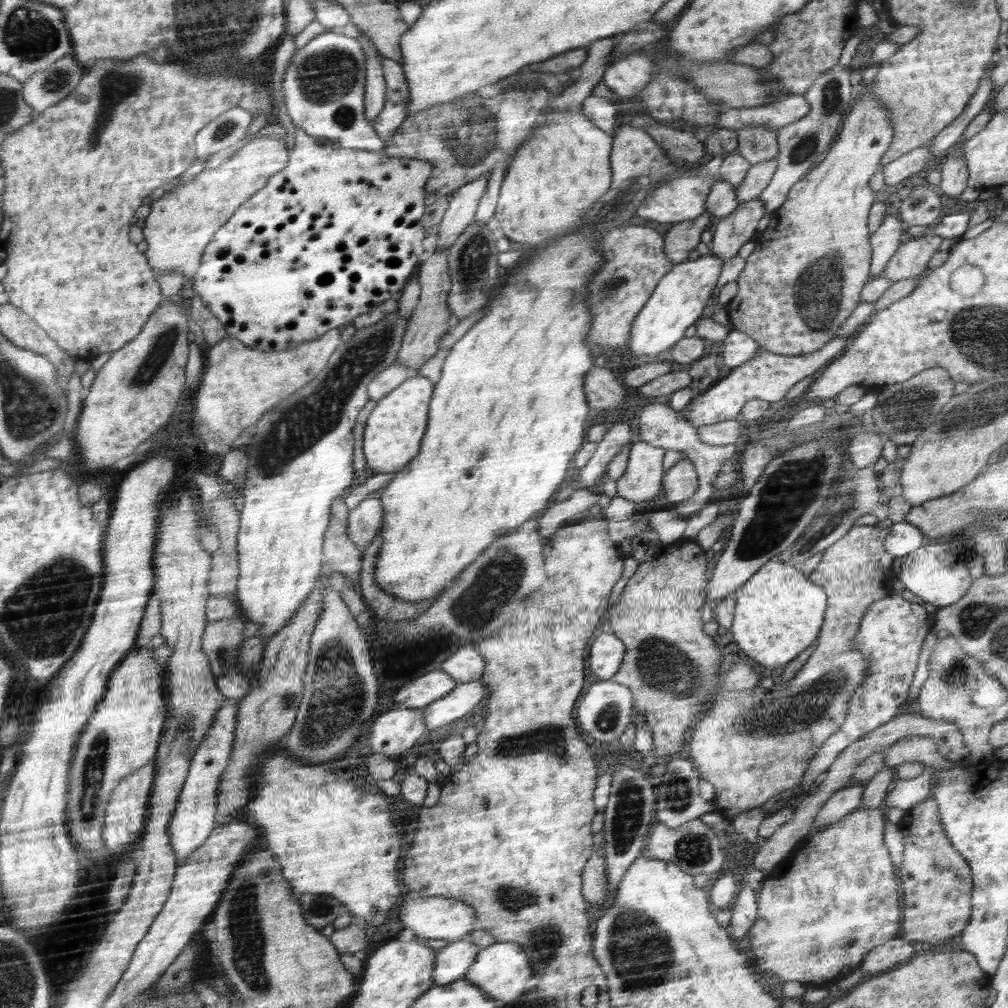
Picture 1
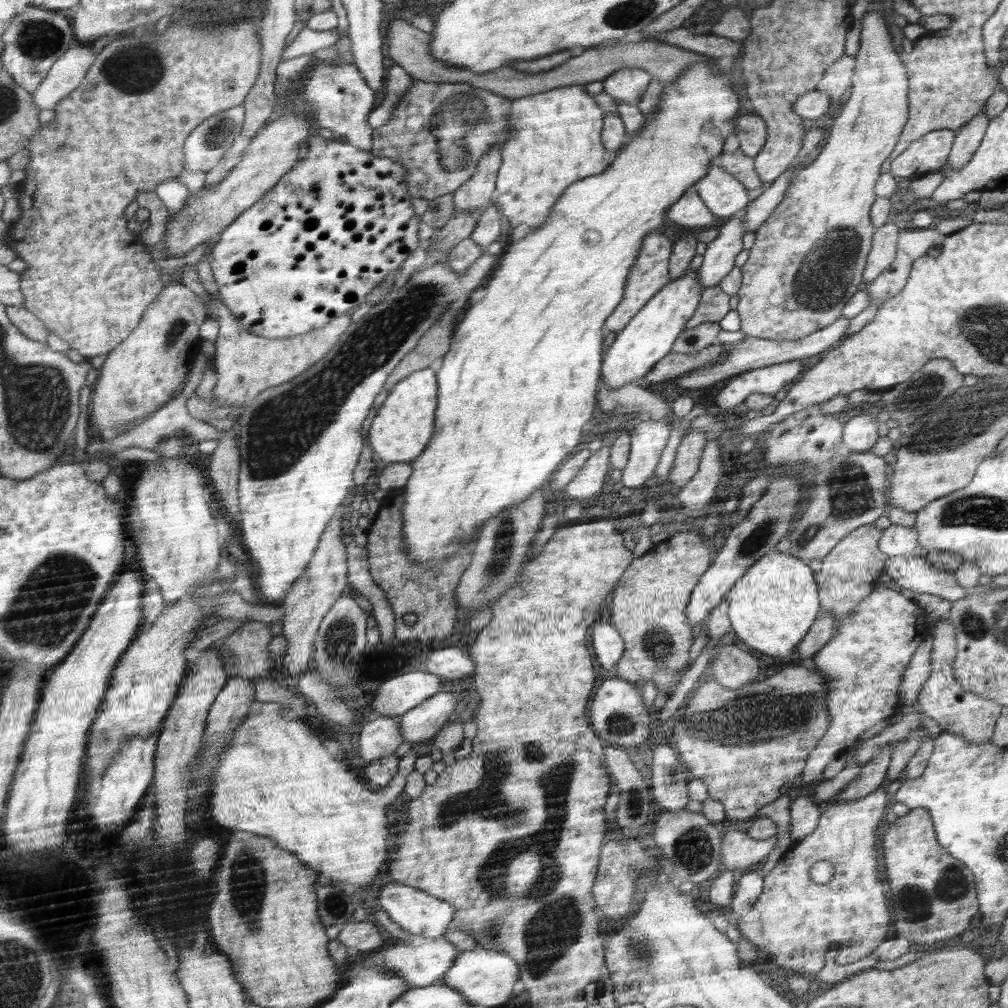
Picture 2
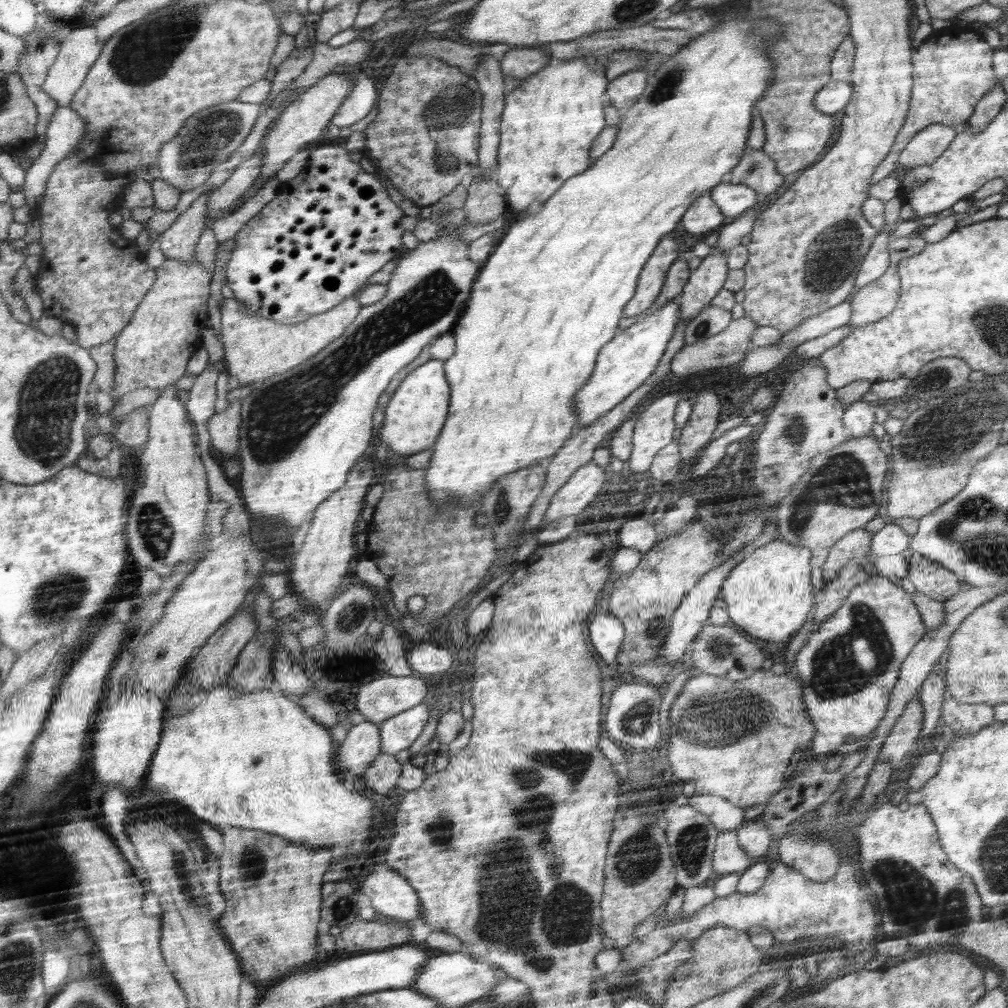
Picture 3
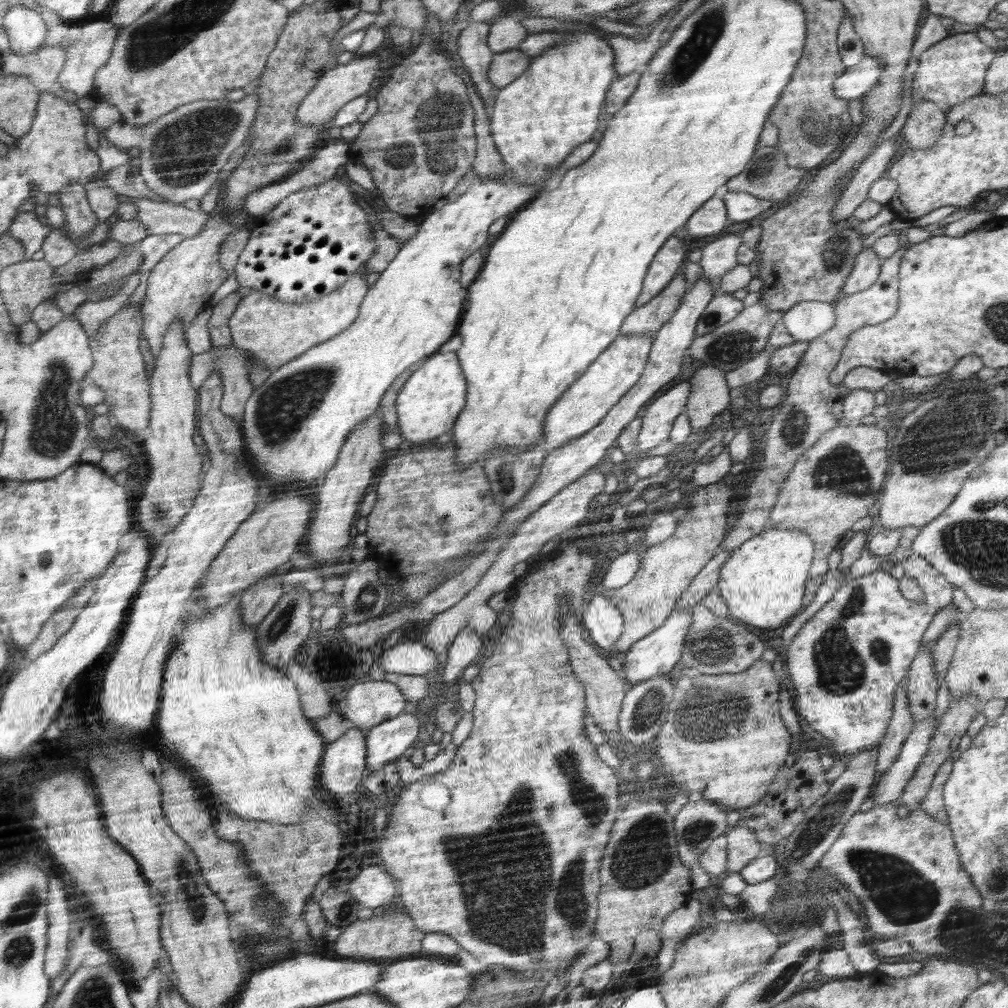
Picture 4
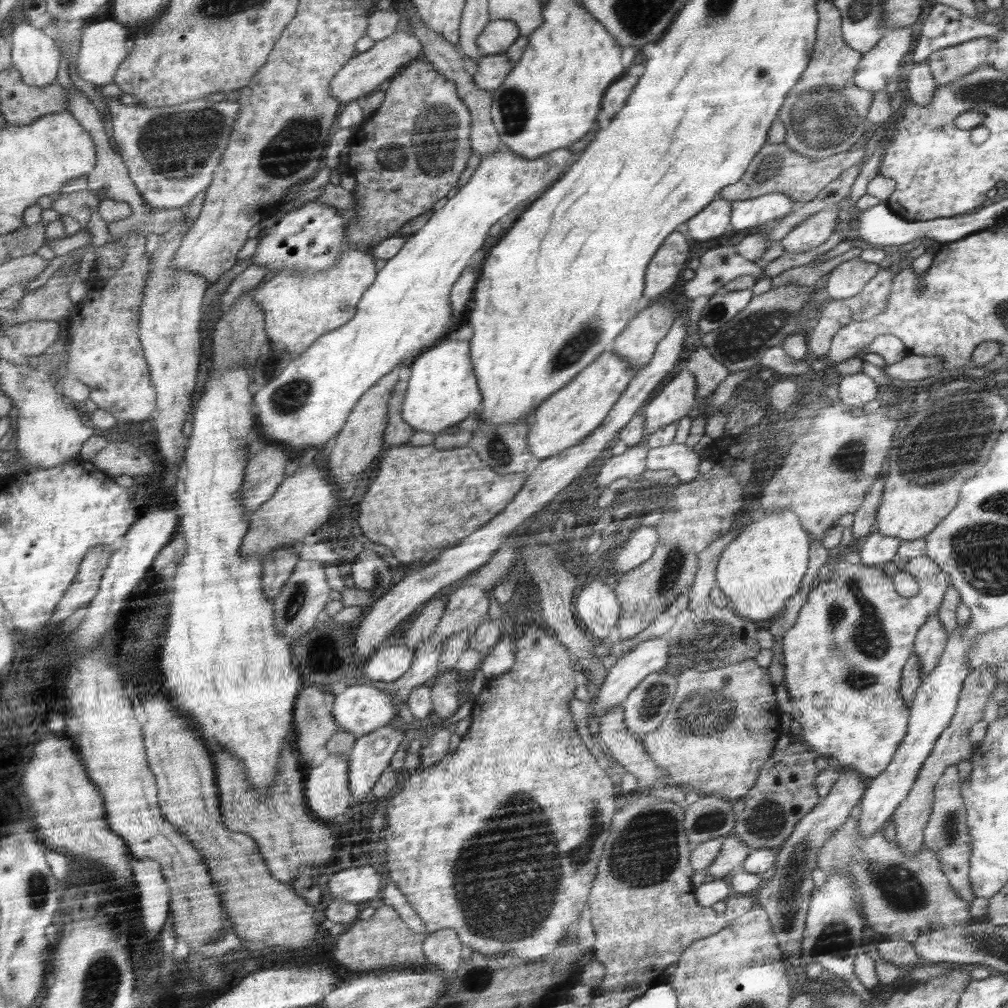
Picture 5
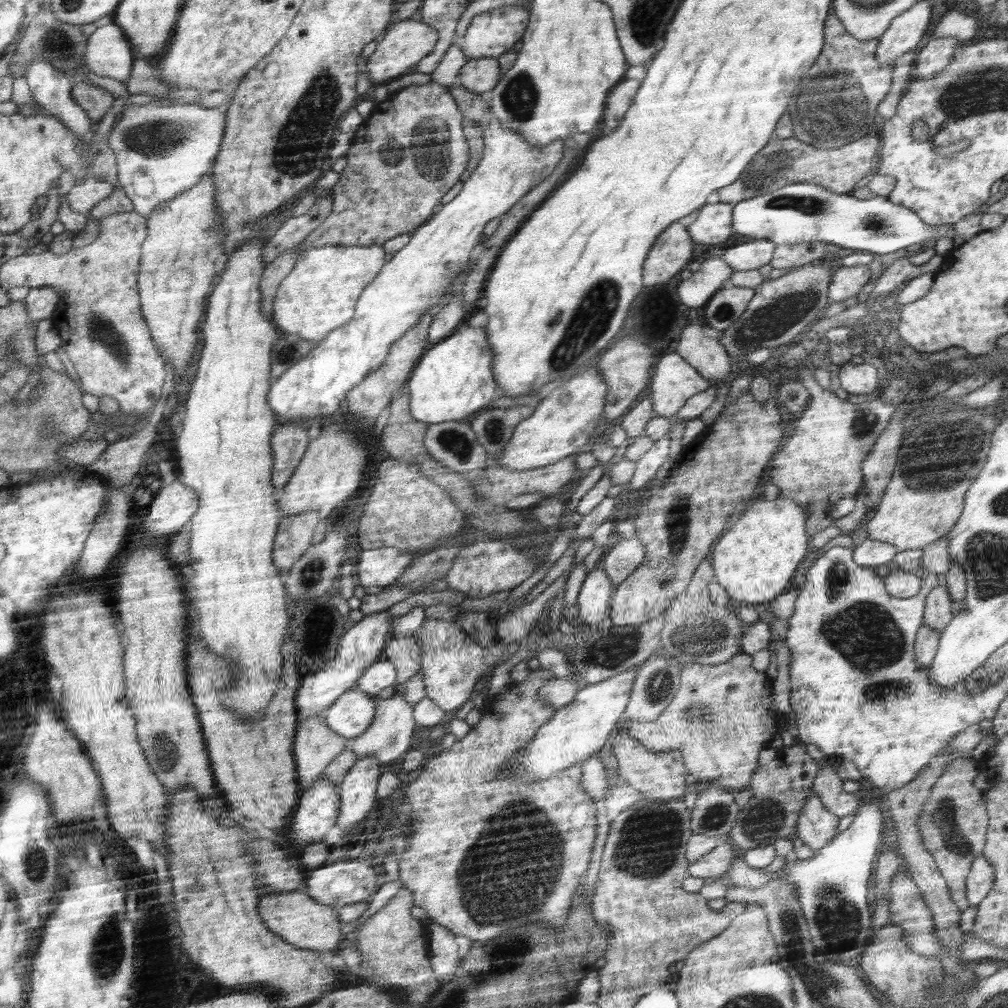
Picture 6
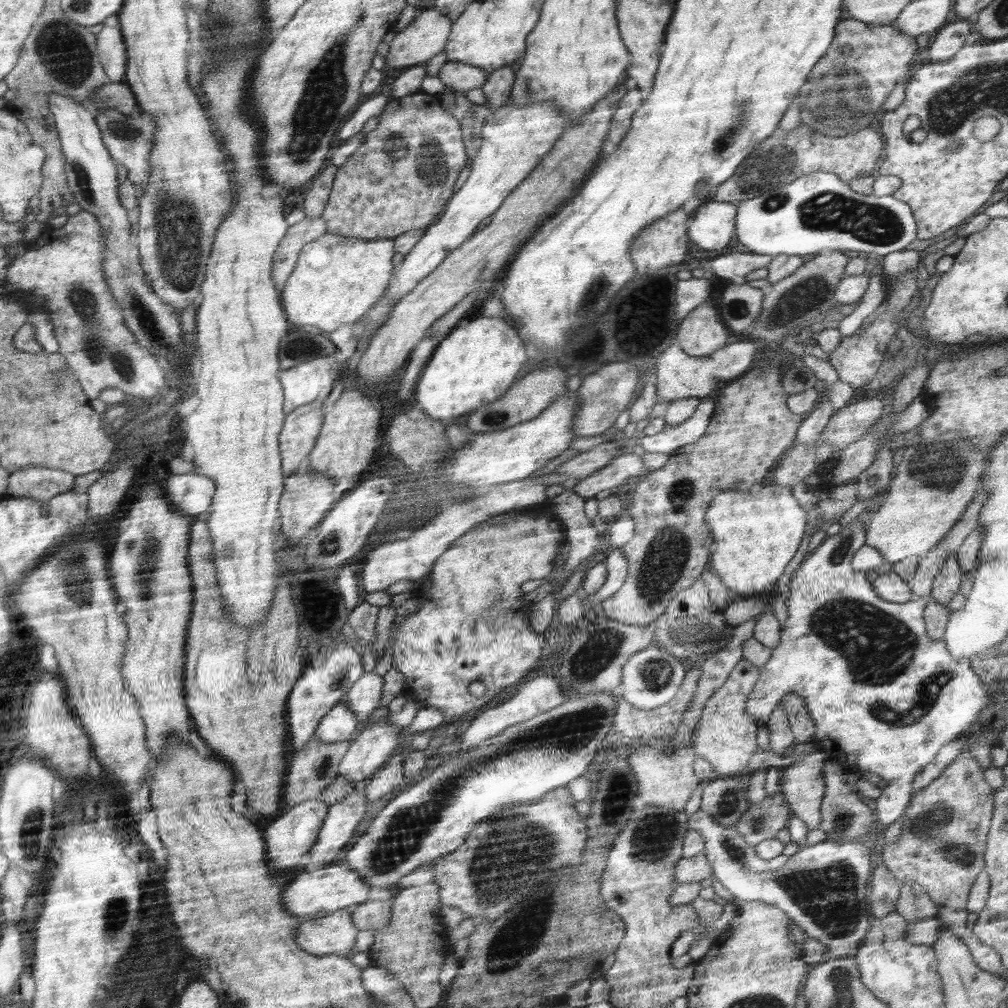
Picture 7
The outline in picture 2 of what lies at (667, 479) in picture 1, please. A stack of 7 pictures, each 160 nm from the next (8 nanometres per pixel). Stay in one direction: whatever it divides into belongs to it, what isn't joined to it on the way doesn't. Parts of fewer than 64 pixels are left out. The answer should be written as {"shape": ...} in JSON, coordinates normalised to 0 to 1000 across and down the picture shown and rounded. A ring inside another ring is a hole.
{"shape":[[[686,427],[677,436],[663,473],[669,482],[677,484],[686,478],[688,470],[691,470],[690,466],[693,466],[692,458],[696,456],[701,438],[700,429],[695,427]]]}

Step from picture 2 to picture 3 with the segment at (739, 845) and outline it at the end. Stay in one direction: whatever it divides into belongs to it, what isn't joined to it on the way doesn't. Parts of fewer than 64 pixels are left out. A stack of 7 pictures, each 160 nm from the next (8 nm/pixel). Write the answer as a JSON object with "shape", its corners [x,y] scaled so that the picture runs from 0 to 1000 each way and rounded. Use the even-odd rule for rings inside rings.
{"shape":[[[731,822],[717,824],[710,837],[709,864],[716,868],[737,866],[746,857],[733,839]]]}

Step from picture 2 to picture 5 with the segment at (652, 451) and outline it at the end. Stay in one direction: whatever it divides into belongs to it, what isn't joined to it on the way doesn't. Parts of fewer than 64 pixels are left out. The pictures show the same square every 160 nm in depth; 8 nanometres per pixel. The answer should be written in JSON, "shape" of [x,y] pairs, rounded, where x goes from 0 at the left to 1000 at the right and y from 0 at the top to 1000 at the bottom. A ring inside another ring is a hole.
{"shape":[[[677,361],[666,373],[659,386],[638,403],[641,433],[688,410],[692,385],[689,375],[689,371]]]}

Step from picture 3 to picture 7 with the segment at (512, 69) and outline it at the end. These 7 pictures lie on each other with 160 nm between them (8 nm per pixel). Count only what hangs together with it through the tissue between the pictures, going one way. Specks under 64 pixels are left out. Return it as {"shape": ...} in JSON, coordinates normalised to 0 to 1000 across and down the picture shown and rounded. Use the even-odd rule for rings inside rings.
{"shape":[[[443,61],[435,71],[435,77],[450,91],[462,92],[469,87],[478,87],[485,73],[476,66],[452,61]]]}

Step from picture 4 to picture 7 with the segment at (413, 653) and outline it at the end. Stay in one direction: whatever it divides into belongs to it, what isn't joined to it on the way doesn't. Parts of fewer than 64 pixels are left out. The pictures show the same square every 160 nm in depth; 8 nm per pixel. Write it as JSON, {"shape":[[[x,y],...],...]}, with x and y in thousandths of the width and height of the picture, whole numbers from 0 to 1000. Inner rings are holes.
{"shape":[[[371,668],[361,669],[344,687],[339,696],[345,699],[347,706],[351,707],[353,718],[369,710],[369,706],[375,702],[375,696],[379,692],[380,671]]]}

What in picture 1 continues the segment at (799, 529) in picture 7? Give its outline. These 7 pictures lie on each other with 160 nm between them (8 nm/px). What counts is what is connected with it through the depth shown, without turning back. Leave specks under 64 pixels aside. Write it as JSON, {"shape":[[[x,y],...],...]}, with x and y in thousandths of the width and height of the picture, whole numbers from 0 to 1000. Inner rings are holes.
{"shape":[[[770,554],[765,555],[748,571],[745,571],[732,586],[729,586],[729,606],[724,627],[727,636],[732,639],[736,647],[754,659],[754,663],[762,663],[770,666],[774,661],[779,661],[792,653],[797,646],[810,637],[810,631],[815,623],[818,605],[820,604],[820,591],[815,580],[808,579],[802,575],[792,562],[784,562],[778,558],[770,558]]]}

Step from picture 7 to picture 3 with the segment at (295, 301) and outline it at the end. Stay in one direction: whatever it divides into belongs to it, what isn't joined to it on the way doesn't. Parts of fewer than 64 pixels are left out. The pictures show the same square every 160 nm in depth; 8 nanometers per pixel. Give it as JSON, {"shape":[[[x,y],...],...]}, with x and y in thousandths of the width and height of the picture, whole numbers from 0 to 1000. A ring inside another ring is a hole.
{"shape":[[[352,293],[328,309],[294,321],[278,321],[277,318],[254,313],[245,307],[246,304],[230,296],[222,296],[218,302],[221,364],[228,374],[236,375],[238,384],[289,368],[289,365],[296,364],[297,361],[315,352],[320,345],[329,341],[348,323],[355,313],[357,302]]]}

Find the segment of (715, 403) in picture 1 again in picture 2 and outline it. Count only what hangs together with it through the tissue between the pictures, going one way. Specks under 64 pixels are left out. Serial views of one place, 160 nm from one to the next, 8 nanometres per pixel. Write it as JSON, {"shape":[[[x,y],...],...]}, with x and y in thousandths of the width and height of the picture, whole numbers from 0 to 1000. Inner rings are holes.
{"shape":[[[795,356],[783,357],[734,371],[712,389],[710,393],[710,401],[714,405],[712,408],[726,408],[728,403],[736,401],[750,389],[768,393],[779,387],[797,372],[800,361],[794,358]]]}

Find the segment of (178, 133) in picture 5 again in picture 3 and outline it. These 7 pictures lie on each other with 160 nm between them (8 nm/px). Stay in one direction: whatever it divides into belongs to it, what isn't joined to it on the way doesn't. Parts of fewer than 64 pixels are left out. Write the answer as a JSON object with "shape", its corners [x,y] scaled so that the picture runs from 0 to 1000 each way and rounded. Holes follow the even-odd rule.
{"shape":[[[234,99],[196,110],[182,123],[182,129],[169,141],[162,143],[158,150],[155,163],[159,177],[178,187],[181,191],[200,185],[206,179],[208,171],[222,161],[242,141],[244,135],[249,133],[260,110],[259,103]]]}

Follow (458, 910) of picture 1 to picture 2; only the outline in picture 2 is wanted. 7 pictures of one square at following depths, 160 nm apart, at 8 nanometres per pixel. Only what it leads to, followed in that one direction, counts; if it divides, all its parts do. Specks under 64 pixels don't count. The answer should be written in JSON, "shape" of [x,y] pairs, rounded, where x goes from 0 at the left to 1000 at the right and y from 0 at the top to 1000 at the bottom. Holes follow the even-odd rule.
{"shape":[[[396,875],[385,876],[376,883],[375,893],[378,901],[386,907],[387,913],[396,917],[402,924],[415,929],[435,931],[447,919],[453,905],[452,900],[444,894],[437,893],[428,886],[409,881],[408,878],[397,877]]]}

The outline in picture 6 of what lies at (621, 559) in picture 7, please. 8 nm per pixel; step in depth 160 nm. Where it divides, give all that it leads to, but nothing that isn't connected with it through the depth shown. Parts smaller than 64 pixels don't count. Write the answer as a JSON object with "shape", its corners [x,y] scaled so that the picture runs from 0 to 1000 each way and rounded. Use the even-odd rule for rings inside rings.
{"shape":[[[629,532],[611,538],[607,546],[599,552],[597,562],[593,562],[602,567],[606,572],[609,581],[619,577],[627,569],[627,566],[635,562],[640,553],[640,542],[637,537]]]}

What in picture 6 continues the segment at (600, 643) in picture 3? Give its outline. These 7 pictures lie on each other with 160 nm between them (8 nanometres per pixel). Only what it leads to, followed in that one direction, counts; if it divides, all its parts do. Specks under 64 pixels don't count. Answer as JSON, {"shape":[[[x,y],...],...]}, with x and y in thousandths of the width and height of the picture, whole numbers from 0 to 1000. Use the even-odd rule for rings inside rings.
{"shape":[[[592,562],[585,565],[570,599],[577,617],[591,623],[600,617],[604,618],[609,587],[609,578],[599,564]]]}

